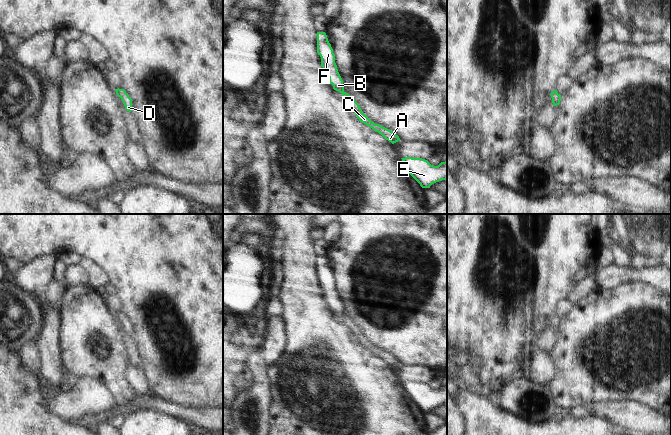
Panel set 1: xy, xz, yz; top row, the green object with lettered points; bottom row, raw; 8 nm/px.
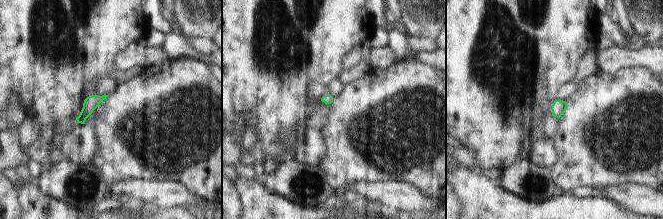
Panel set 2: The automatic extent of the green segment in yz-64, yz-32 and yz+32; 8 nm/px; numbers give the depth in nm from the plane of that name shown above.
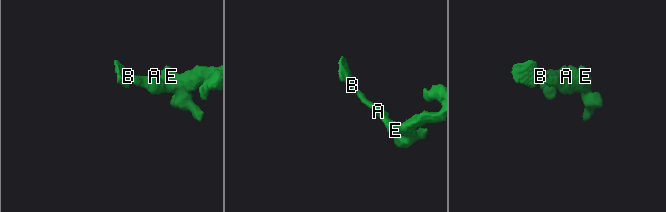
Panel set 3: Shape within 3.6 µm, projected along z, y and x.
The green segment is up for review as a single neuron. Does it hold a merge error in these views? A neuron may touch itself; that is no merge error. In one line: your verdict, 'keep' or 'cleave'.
keep

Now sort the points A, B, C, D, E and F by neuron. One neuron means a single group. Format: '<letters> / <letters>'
A B C D E F

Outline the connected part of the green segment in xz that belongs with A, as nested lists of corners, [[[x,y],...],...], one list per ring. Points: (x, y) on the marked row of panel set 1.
[[[317,32],[317,53],[321,57],[321,66],[325,69],[325,75],[329,77],[329,83],[333,85],[334,90],[342,94],[342,100],[345,100],[349,104],[359,121],[372,128],[375,132],[381,134],[392,144],[400,141],[399,136],[391,130],[372,122],[362,112],[359,104],[344,91],[343,80],[335,63],[335,55],[325,32]]]

